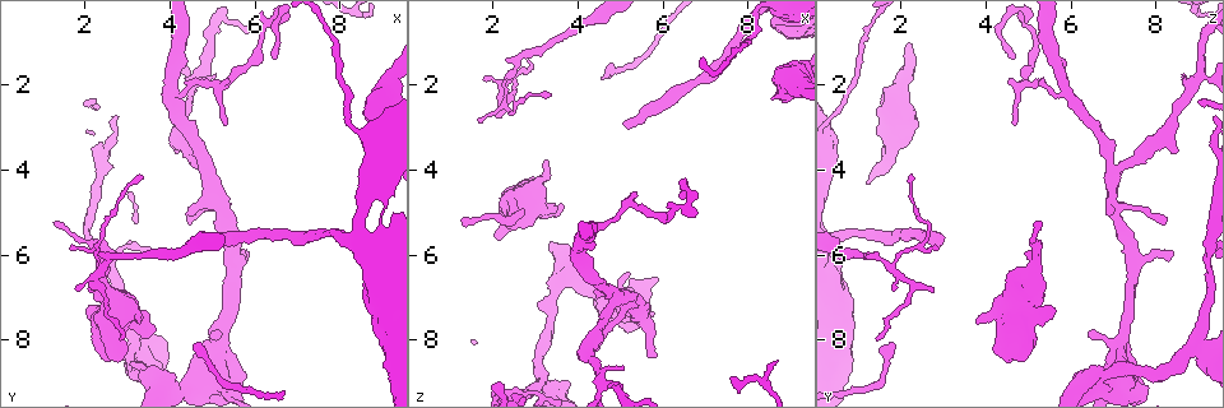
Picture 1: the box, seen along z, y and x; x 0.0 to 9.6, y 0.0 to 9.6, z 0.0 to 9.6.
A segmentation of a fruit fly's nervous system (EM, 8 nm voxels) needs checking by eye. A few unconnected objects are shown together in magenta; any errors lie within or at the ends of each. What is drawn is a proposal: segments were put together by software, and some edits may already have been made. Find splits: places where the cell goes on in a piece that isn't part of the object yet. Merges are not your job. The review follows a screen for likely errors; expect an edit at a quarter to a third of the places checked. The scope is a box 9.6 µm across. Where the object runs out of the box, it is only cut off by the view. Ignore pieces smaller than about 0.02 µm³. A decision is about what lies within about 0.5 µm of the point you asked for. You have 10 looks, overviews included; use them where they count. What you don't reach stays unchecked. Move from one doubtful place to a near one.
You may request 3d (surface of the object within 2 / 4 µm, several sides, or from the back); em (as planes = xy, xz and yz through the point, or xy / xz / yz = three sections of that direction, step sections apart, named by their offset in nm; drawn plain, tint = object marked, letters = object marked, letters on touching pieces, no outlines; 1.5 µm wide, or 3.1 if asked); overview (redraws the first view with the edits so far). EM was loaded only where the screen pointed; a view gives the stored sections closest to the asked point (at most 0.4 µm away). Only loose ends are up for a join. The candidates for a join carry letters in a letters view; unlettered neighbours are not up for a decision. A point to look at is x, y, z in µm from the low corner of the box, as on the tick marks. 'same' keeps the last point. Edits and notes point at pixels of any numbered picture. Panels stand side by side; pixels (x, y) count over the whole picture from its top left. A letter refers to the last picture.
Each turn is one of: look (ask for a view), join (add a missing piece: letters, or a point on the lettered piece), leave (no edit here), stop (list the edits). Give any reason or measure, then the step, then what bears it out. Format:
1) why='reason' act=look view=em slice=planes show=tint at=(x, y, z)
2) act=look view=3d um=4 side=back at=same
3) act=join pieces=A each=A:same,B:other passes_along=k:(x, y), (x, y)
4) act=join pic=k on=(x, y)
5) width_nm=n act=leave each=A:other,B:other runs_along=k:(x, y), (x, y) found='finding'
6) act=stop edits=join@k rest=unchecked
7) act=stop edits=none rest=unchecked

why='an open end' act=look view=3d um=4 at=(5.05, 5.55, 2.85)

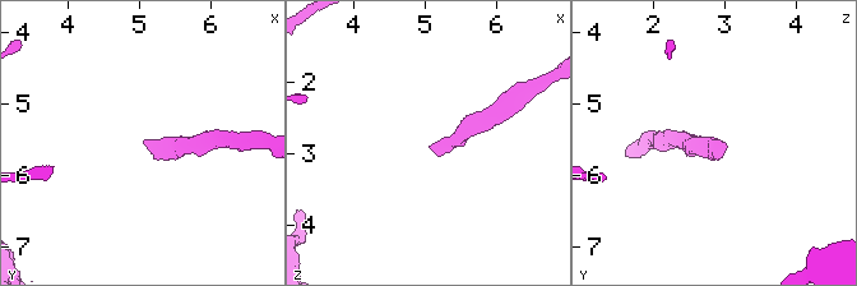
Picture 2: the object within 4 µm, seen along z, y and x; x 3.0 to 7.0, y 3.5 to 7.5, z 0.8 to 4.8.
why='need the tissue' act=look view=em slice=xy step=8 show=tint at=(5.10, 5.55, 2.90)

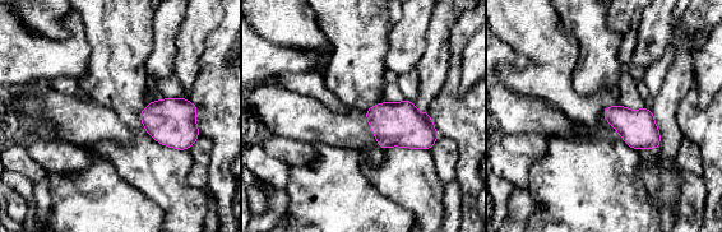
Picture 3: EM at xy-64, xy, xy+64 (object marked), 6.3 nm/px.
act=look view=em slice=planes show=letters at=same

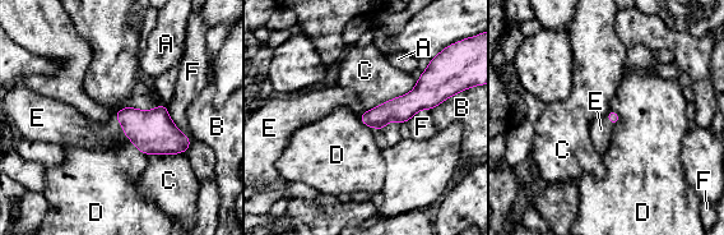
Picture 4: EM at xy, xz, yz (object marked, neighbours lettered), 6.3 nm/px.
act=join pieces=E each=A:other,B:other,C:other,D:other,E:same,F:other passes_along=4:(152, 132), (123, 127), (84, 133) found='it goes on there'

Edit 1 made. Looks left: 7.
act=look view=overview

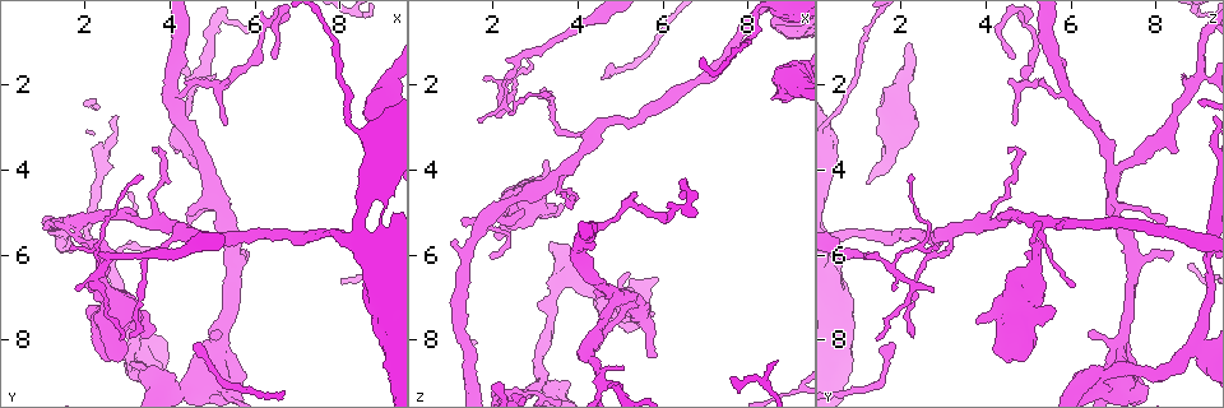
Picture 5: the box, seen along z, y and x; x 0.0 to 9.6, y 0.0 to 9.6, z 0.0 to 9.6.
why='an open end' act=look view=3d um=2 side=back at=(3.30, 7.65, 3.70)

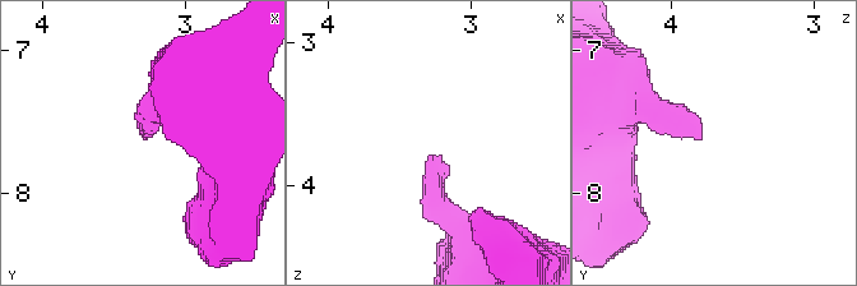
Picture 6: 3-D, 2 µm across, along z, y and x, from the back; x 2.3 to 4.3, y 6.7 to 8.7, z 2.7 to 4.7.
act=look view=em slice=xz step=4 show=letters at=(3.30, 7.62, 3.78)

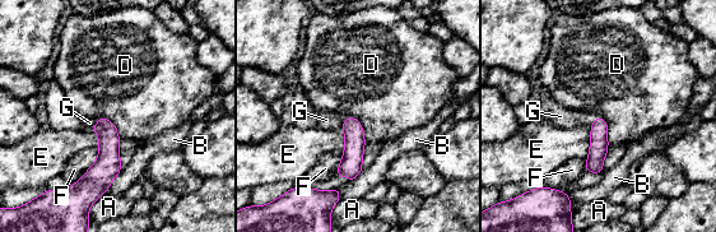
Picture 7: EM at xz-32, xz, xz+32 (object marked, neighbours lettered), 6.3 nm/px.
act=join pieces=G each=A:other,B:other,D:other,E:other,F:other,G:same passes_along=7:(352, 158), (343, 121), (326, 120) found='it goes on there'

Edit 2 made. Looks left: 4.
why='redraw' act=look view=overview

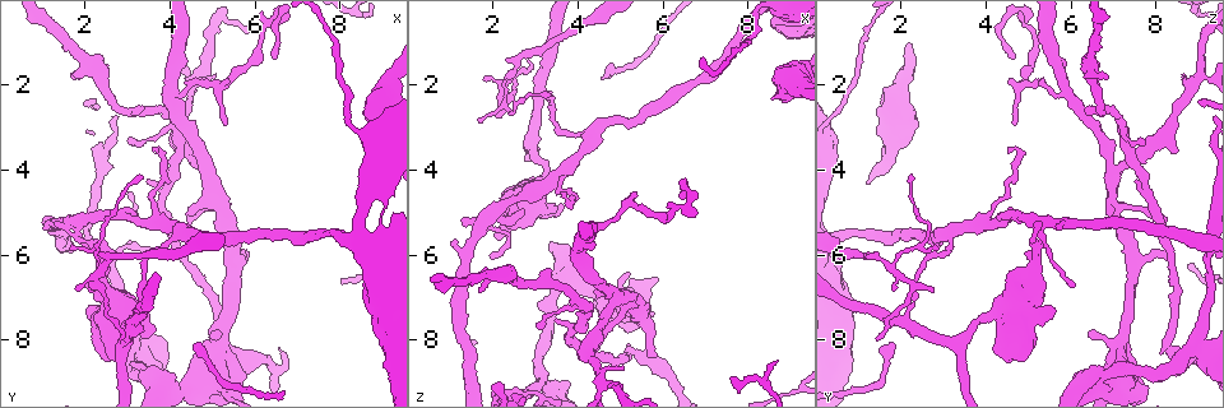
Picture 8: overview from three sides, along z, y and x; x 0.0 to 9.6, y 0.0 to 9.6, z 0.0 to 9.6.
act=look view=3d um=2 at=(5.25, 3.00, 4.70)

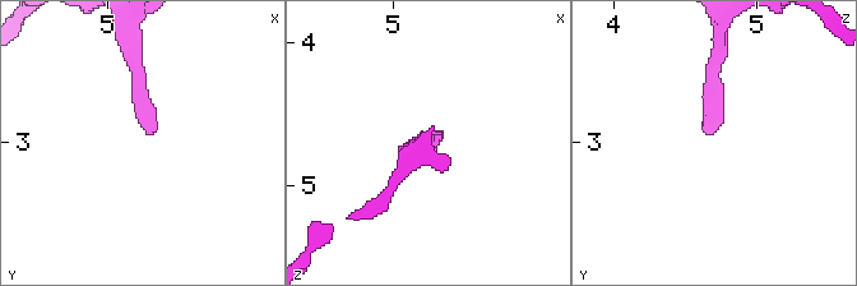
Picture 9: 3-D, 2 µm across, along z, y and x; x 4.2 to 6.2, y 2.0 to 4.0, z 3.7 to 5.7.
act=look view=em slice=yz step=8 show=tint at=(5.32, 2.96, 4.68)

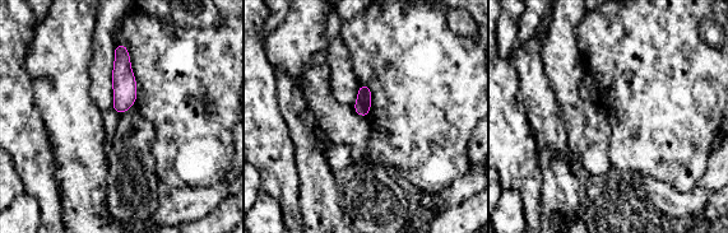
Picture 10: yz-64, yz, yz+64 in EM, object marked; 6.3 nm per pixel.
why='cut it another way' act=look view=em slice=planes show=letters at=same

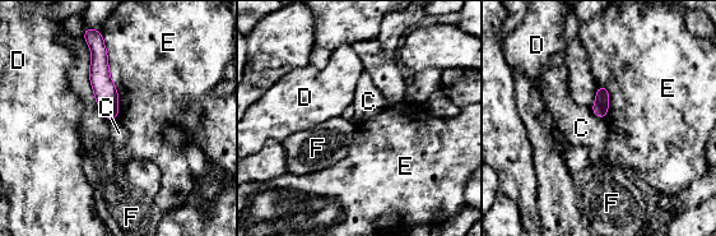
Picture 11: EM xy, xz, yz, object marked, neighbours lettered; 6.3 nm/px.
width_nm=100 act=leave each=C:other,D:other,E:other,F:other border=11:(590, 109), (604, 120) found='none of them fits'

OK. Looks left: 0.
act=stop edits=join@4,join@7 rest=unchecked

